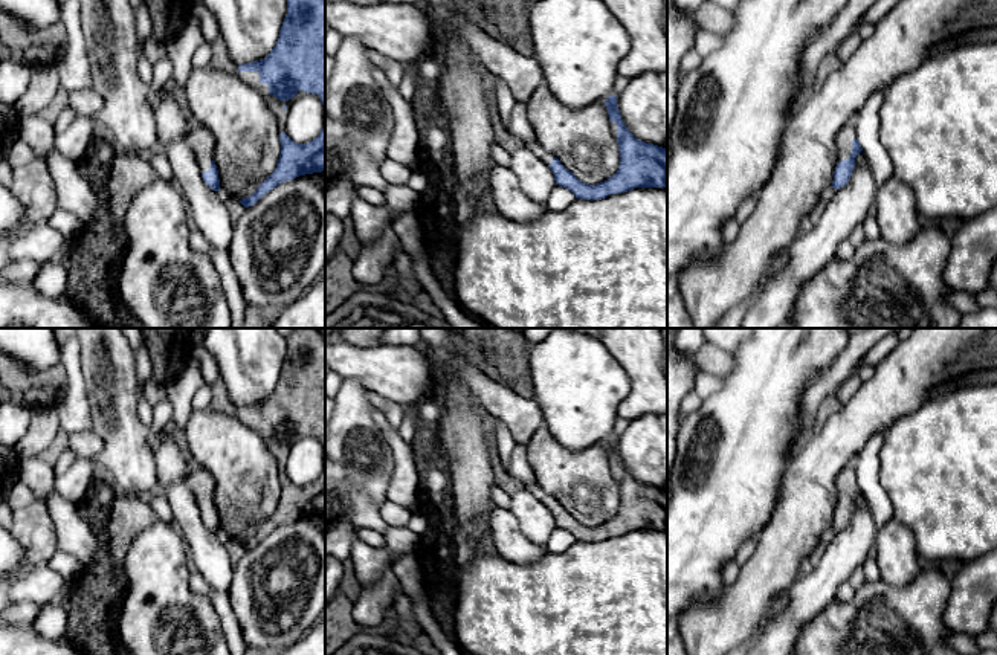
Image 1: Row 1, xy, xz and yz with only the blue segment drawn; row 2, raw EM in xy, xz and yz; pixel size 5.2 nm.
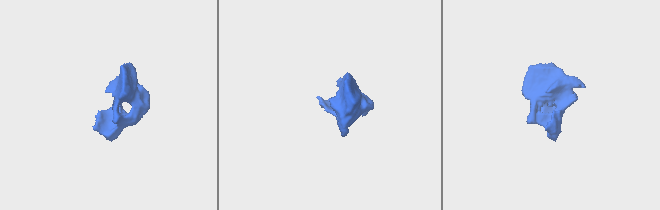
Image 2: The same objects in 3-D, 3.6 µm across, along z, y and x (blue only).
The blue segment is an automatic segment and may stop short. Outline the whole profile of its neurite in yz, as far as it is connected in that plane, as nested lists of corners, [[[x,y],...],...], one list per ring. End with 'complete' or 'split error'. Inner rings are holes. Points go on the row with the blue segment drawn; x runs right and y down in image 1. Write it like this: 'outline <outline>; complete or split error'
outline [[[849,122],[837,136],[837,154],[838,162],[834,171],[832,188],[843,188],[855,168],[855,157],[863,151],[858,139],[857,128],[853,122]]]; split error

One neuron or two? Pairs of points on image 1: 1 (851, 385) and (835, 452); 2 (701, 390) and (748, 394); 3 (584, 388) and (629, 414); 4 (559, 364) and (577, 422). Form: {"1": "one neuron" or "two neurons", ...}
{"1": "two neurons", "2": "two neurons", "3": "two neurons", "4": "one neuron"}

